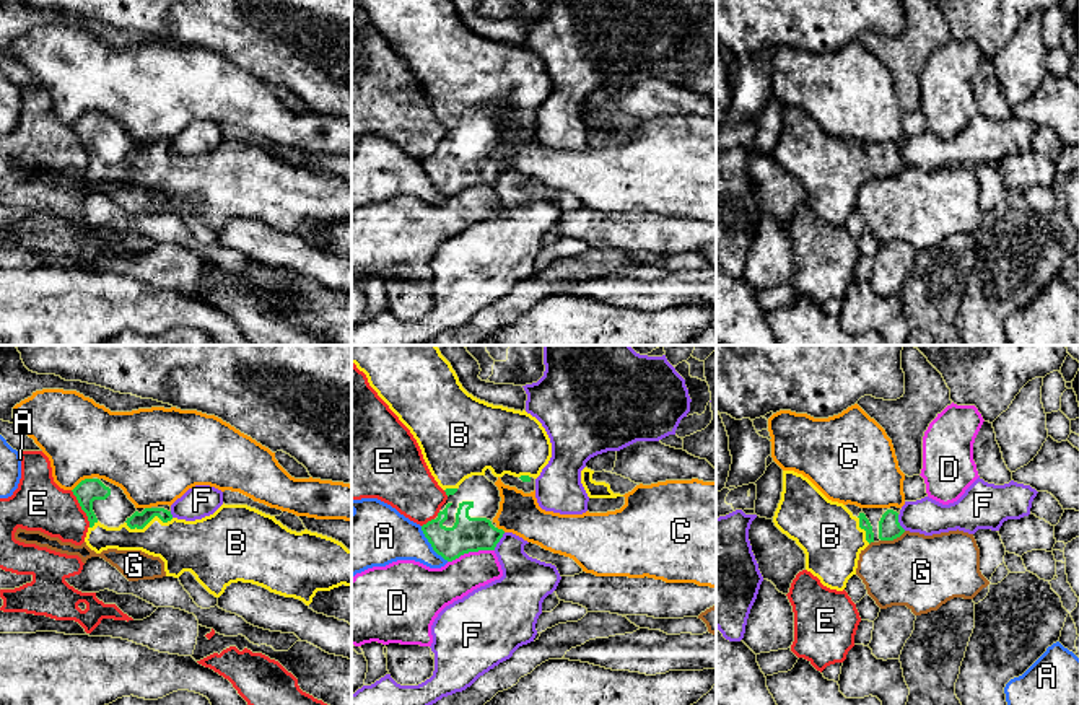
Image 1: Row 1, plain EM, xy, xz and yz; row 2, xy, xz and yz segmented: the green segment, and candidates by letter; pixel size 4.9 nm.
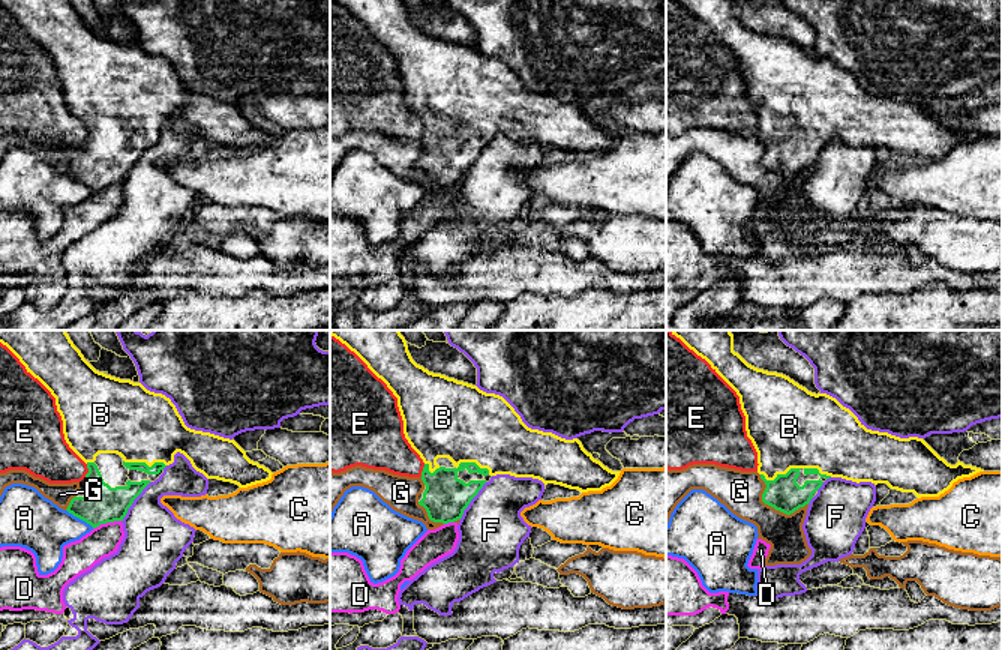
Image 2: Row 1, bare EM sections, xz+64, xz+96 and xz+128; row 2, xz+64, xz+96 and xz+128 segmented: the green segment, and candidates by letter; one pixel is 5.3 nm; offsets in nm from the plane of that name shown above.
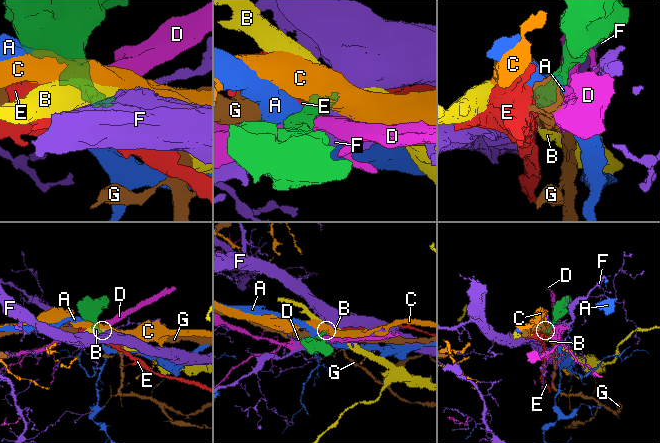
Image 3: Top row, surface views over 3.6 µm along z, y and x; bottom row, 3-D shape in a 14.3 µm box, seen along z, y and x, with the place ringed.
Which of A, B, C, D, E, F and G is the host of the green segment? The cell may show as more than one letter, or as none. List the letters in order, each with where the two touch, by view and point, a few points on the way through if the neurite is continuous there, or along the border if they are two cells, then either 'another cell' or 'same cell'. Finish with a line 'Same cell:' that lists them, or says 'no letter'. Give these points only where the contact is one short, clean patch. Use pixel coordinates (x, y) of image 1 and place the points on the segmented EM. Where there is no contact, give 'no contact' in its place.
A: contact xz (432, 546); another cell
B: contact xy (148, 521); same cell
C: contact xy (82, 481); border xy (91, 477), (85, 477), (72, 490); another cell
D: contact xz (471, 551); another cell
E: contact xy (82, 508); border xy (70, 490), (90, 526); another cell
F: contact xz (498, 541); border xz (505, 533), (493, 549); another cell
G: contact yz (892, 539); another cell
Same cell: B

